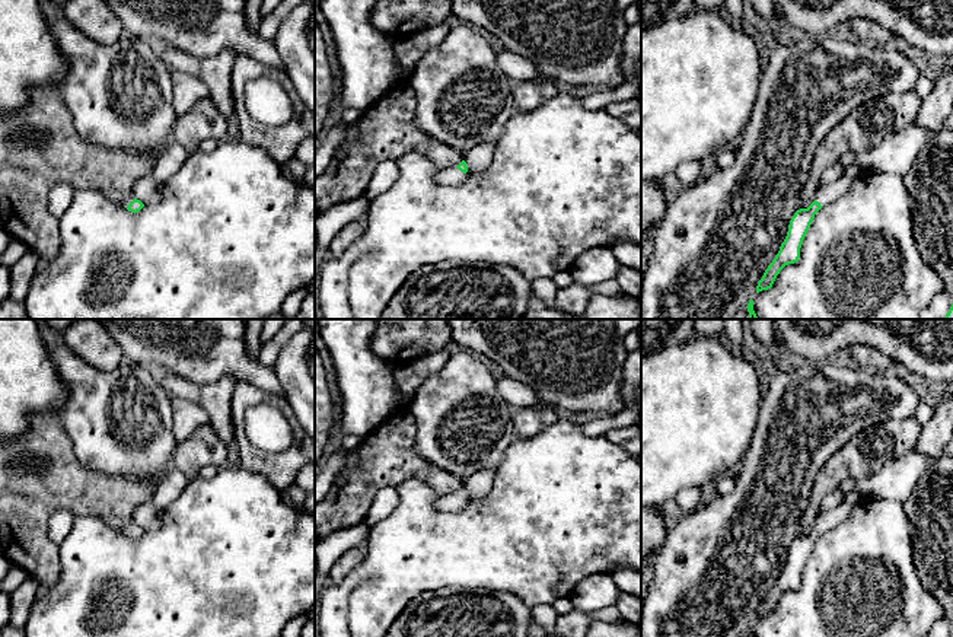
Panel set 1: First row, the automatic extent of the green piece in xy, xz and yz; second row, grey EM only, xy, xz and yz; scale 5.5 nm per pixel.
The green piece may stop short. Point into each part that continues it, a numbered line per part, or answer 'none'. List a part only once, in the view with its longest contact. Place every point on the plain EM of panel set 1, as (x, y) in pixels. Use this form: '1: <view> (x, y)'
1: xy (121, 524)

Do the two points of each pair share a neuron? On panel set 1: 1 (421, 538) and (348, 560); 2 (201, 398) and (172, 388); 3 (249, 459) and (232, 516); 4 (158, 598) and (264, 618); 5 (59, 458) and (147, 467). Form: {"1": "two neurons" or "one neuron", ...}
{"1": "two neurons", "2": "one neuron", "3": "two neurons", "4": "one neuron", "5": "two neurons"}

